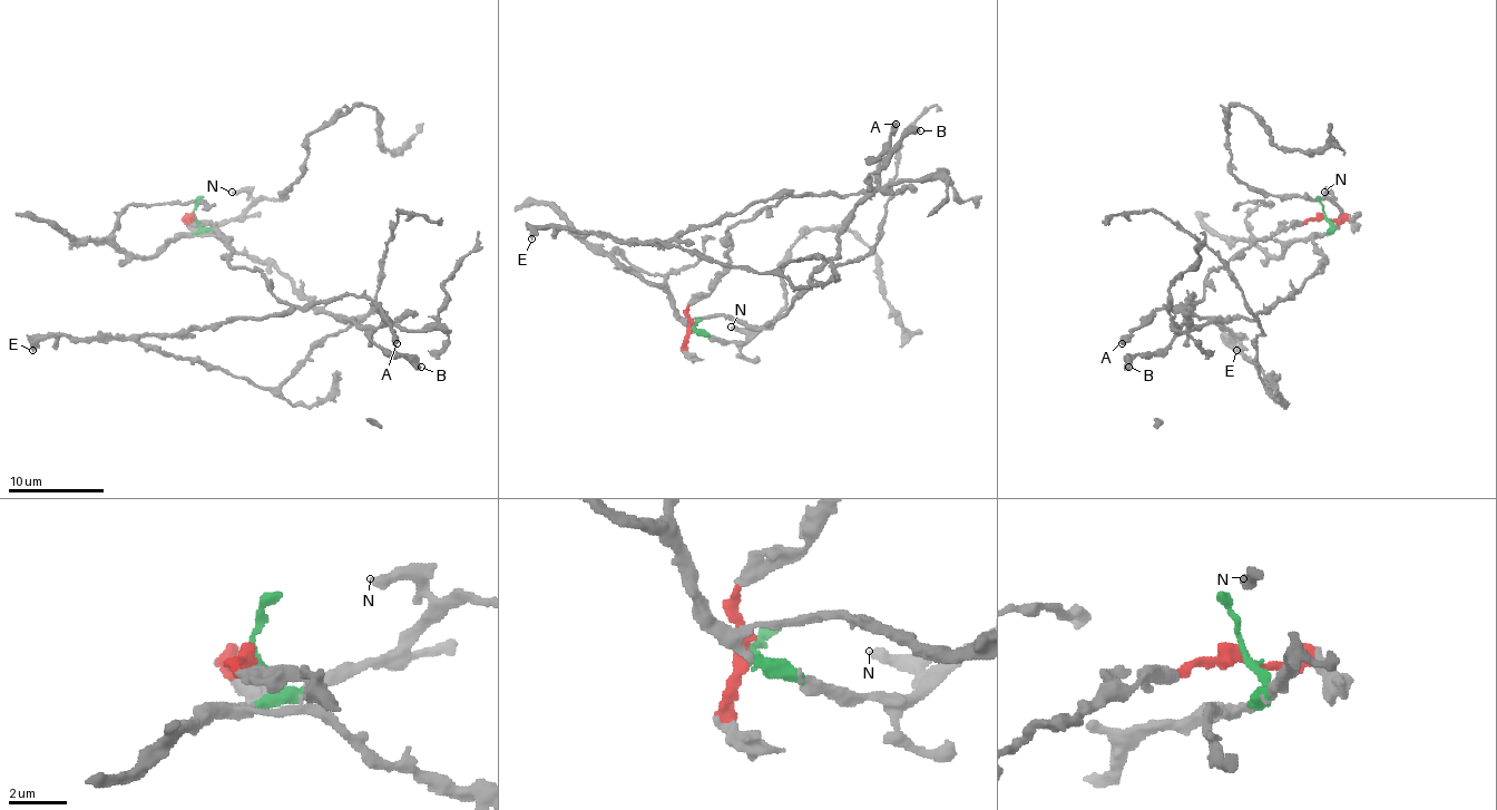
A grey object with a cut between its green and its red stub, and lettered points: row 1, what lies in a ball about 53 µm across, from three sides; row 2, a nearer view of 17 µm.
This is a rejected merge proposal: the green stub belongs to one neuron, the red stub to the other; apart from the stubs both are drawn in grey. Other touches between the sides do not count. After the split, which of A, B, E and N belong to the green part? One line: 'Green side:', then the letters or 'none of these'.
Green side: B, N

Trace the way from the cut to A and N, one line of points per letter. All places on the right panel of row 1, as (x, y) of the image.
A: (1326, 216), (1255, 240), (1214, 269), (1193, 308), (1193, 295), (1157, 308), (1121, 343)
N: (1326, 216), (1332, 228), (1340, 221), (1340, 208), (1326, 192)

